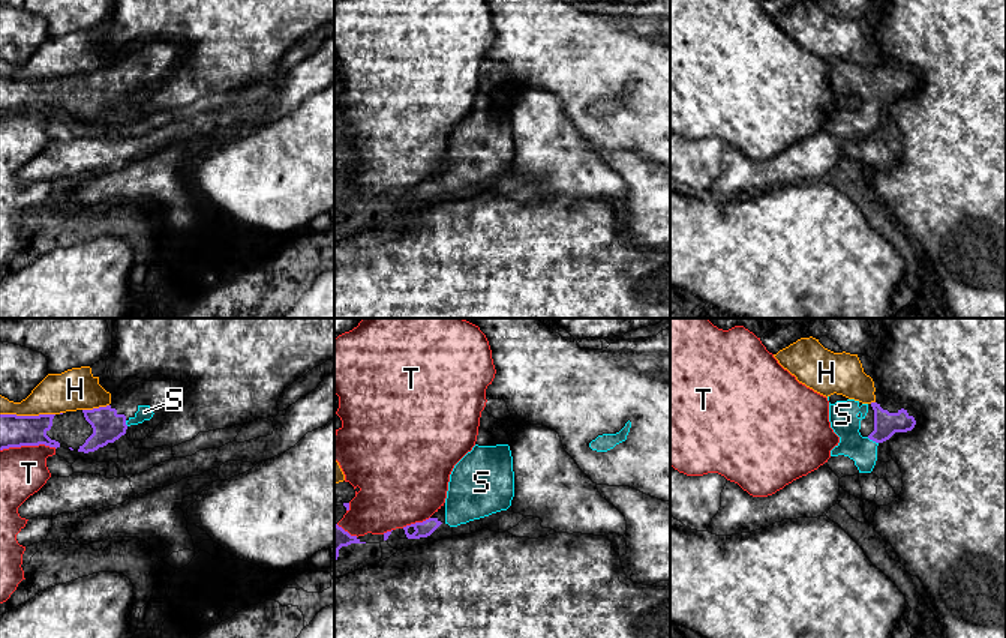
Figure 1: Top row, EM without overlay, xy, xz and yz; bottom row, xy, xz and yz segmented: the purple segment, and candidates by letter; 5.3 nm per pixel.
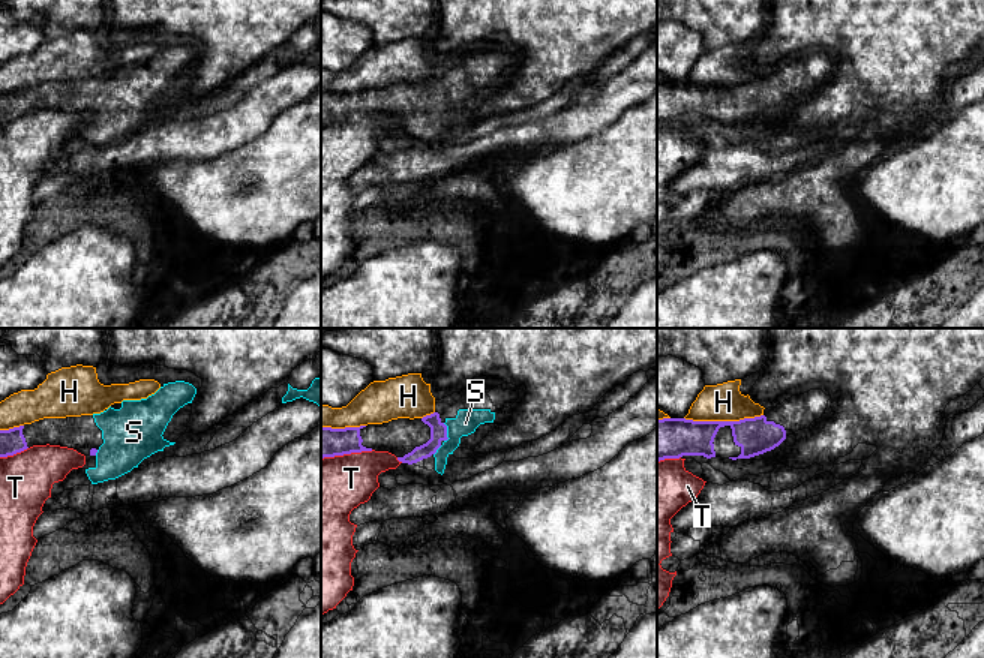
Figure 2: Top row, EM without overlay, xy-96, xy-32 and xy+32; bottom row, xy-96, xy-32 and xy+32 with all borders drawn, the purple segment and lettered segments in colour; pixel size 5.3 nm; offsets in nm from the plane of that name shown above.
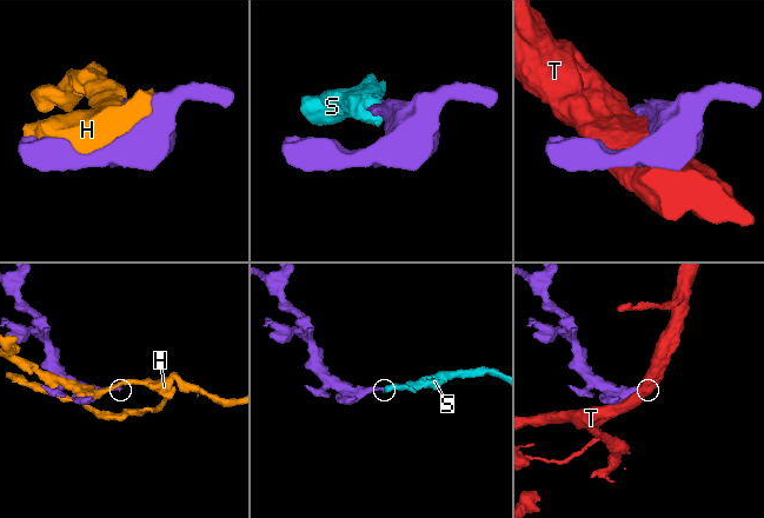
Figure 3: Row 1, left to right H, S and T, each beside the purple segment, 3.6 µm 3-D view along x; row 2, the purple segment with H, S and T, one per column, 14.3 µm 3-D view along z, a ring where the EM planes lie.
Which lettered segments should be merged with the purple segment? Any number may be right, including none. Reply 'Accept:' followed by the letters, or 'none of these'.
Accept: S

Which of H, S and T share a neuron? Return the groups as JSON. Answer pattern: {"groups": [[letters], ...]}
{"groups": [["H"], ["S"], ["T"]]}

